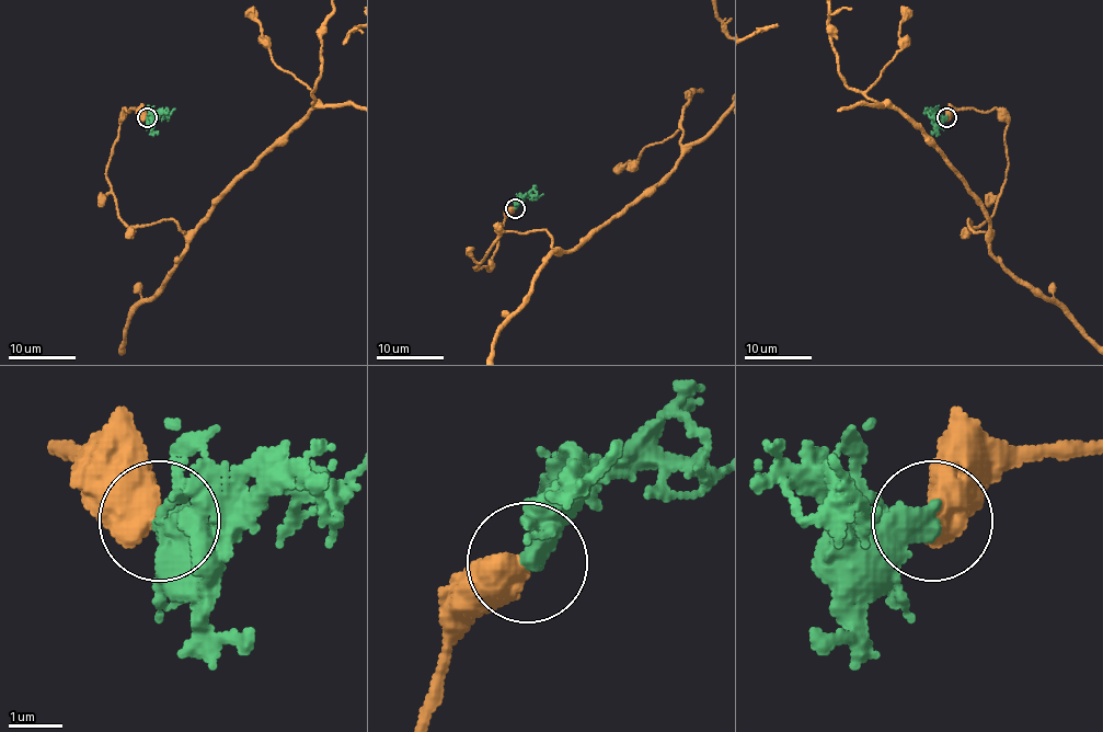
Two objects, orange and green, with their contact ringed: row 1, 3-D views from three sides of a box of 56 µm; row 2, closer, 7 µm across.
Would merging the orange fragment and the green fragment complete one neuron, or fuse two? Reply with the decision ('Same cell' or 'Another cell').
Another cell

